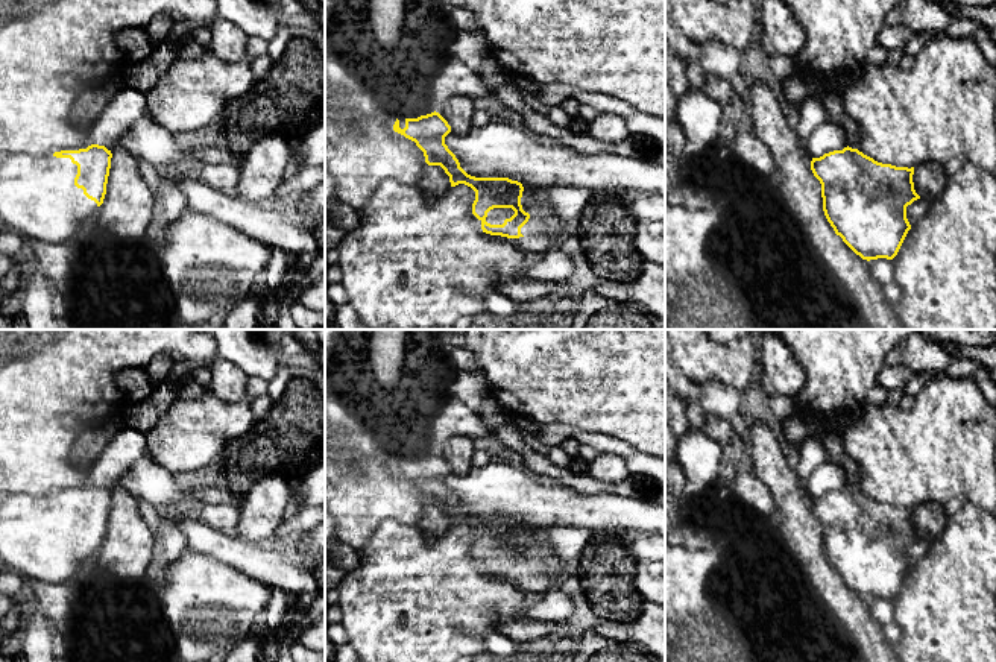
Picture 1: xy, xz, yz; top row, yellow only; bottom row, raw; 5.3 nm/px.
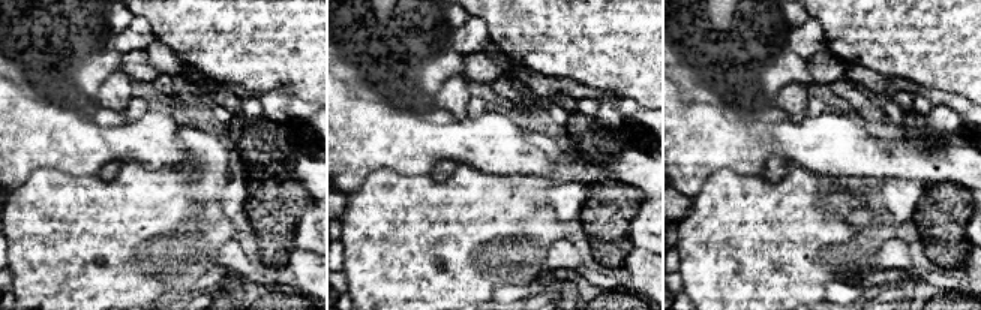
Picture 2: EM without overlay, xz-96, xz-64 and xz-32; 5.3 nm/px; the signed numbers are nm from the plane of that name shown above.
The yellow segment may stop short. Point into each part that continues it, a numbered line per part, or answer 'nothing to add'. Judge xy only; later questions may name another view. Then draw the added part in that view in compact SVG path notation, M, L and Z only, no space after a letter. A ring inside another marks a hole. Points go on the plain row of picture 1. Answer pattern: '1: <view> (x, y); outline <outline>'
1: xy (126, 447); outline M121 428L91 463L91 481L99 486L115 481L134 462L146 454L144 446L144 433L134 428Z
2: xy (38, 539); outline M53 493L0 498L0 566L27 580L71 583L100 547L74 525L77 506Z

